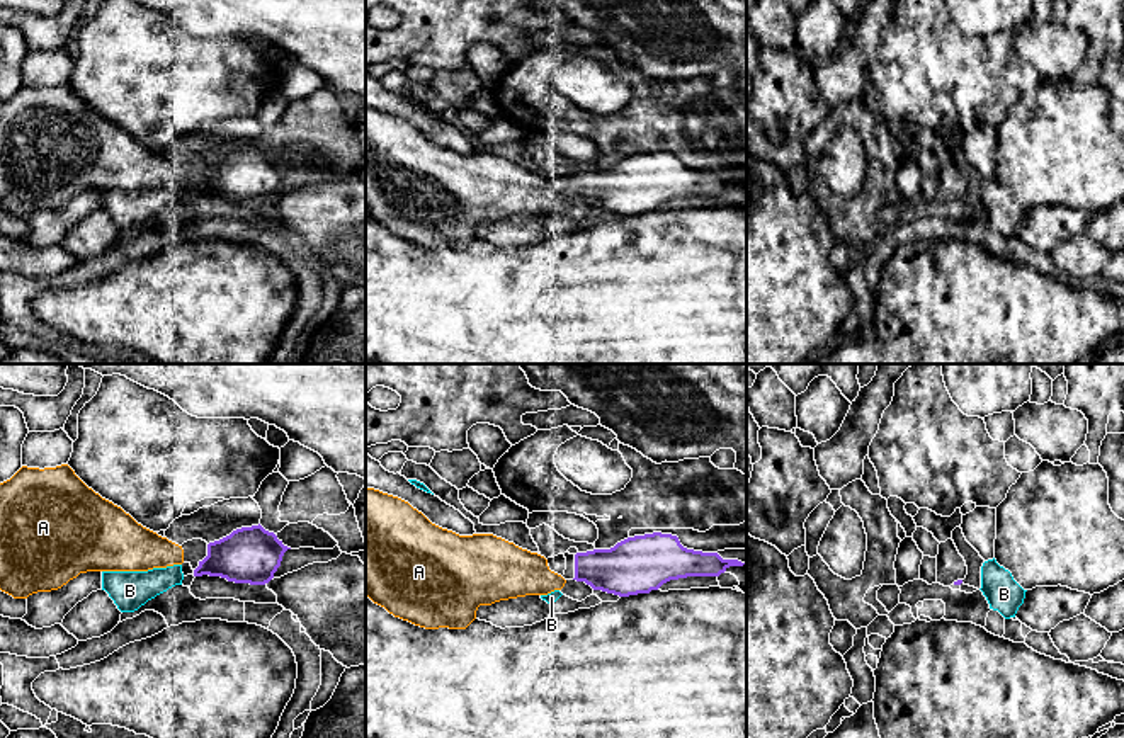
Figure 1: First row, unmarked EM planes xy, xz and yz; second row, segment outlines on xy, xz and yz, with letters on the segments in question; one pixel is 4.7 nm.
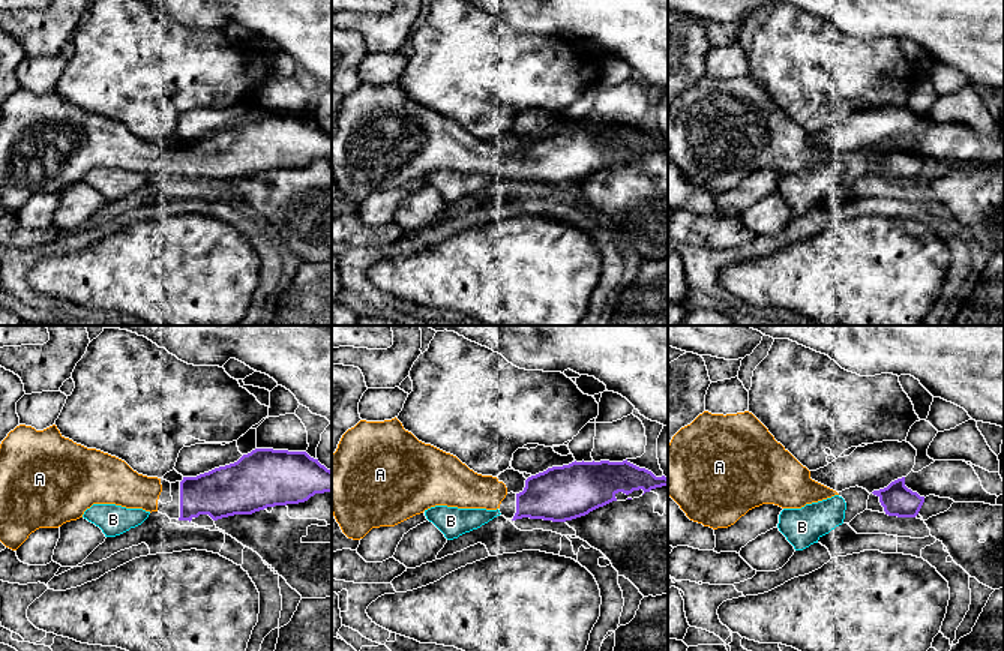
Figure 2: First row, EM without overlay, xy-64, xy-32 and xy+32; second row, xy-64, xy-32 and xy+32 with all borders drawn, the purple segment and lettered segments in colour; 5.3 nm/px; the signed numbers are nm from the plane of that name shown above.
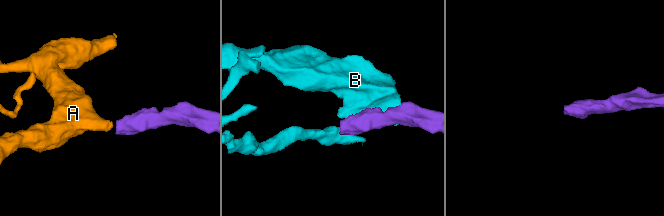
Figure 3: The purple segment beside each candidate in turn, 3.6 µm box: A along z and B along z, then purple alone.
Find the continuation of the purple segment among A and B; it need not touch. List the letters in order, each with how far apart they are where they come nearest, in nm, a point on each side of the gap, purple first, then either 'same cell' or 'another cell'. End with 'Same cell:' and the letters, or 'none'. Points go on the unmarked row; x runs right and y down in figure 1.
A: 40 nm | xz (573, 198), (565, 199) | same cell
B: 60 nm | xy (194, 193), (182, 193) | another cell
Same cell: A

